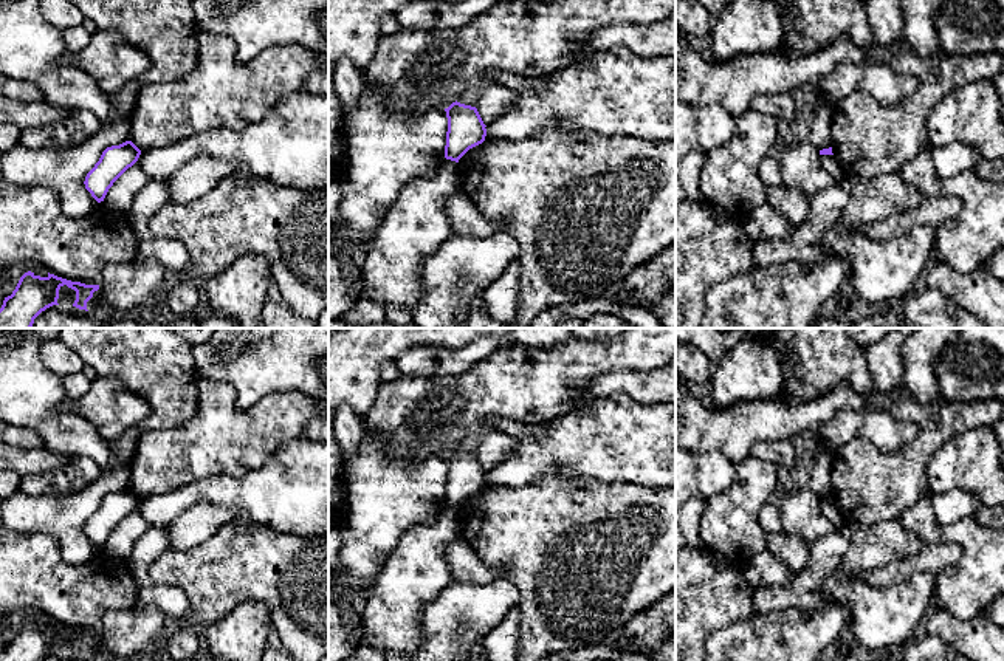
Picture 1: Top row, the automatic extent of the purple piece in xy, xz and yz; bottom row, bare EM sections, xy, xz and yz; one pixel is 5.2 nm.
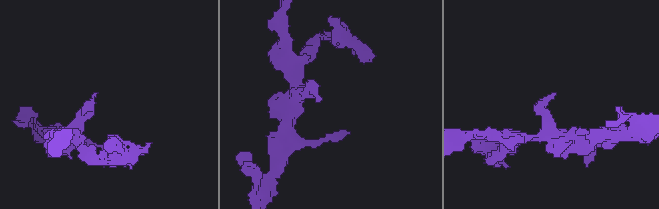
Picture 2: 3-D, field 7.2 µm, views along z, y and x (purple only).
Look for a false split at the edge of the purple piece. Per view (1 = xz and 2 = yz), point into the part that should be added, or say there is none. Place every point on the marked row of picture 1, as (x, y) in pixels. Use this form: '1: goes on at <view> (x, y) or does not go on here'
1: does not go on here
2: does not go on here

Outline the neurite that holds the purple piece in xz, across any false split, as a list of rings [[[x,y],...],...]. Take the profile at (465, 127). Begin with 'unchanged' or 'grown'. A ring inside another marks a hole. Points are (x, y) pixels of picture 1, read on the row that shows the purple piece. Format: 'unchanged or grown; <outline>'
unchanged; [[[456,101],[445,111],[448,118],[445,158],[459,163],[469,149],[485,141],[487,125],[476,107]]]

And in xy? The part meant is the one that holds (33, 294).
unchanged; [[[28,271],[20,277],[12,294],[3,300],[0,308],[0,328],[31,328],[34,319],[42,311],[59,305],[59,289],[64,285],[76,291],[73,307],[88,311],[87,302],[99,289],[99,285],[71,282],[50,272],[46,277],[40,277]]]

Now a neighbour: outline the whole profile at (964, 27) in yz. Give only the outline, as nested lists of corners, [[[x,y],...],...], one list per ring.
[[[945,0],[933,25],[942,54],[1004,56],[1004,0]]]

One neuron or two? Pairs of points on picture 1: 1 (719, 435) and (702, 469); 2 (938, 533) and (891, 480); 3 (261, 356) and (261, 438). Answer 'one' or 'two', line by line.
1: two
2: two
3: two

